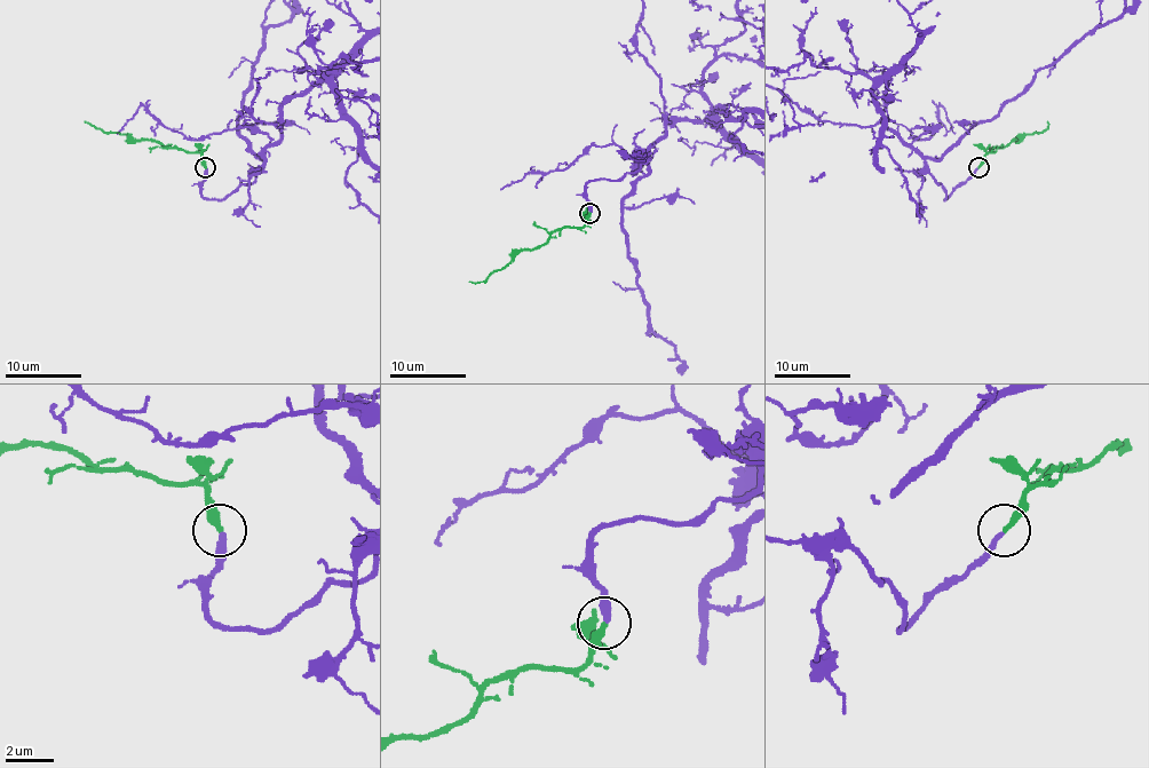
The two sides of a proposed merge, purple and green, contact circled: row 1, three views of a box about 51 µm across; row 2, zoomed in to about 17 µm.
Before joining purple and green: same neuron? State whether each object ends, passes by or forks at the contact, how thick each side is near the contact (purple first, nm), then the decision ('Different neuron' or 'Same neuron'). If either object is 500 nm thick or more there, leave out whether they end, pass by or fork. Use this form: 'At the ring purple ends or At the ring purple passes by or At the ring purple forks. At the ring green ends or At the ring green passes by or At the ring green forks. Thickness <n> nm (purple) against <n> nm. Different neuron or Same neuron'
At the ring purple ends. At the ring green ends. Thickness 280 nm (purple) against 300 nm. Same neuron

